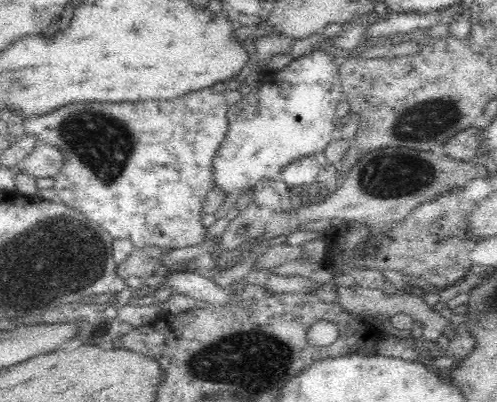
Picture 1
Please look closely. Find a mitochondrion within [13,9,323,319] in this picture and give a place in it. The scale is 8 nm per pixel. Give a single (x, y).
(104, 145)

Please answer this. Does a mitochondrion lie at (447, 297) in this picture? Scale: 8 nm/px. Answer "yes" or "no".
no

